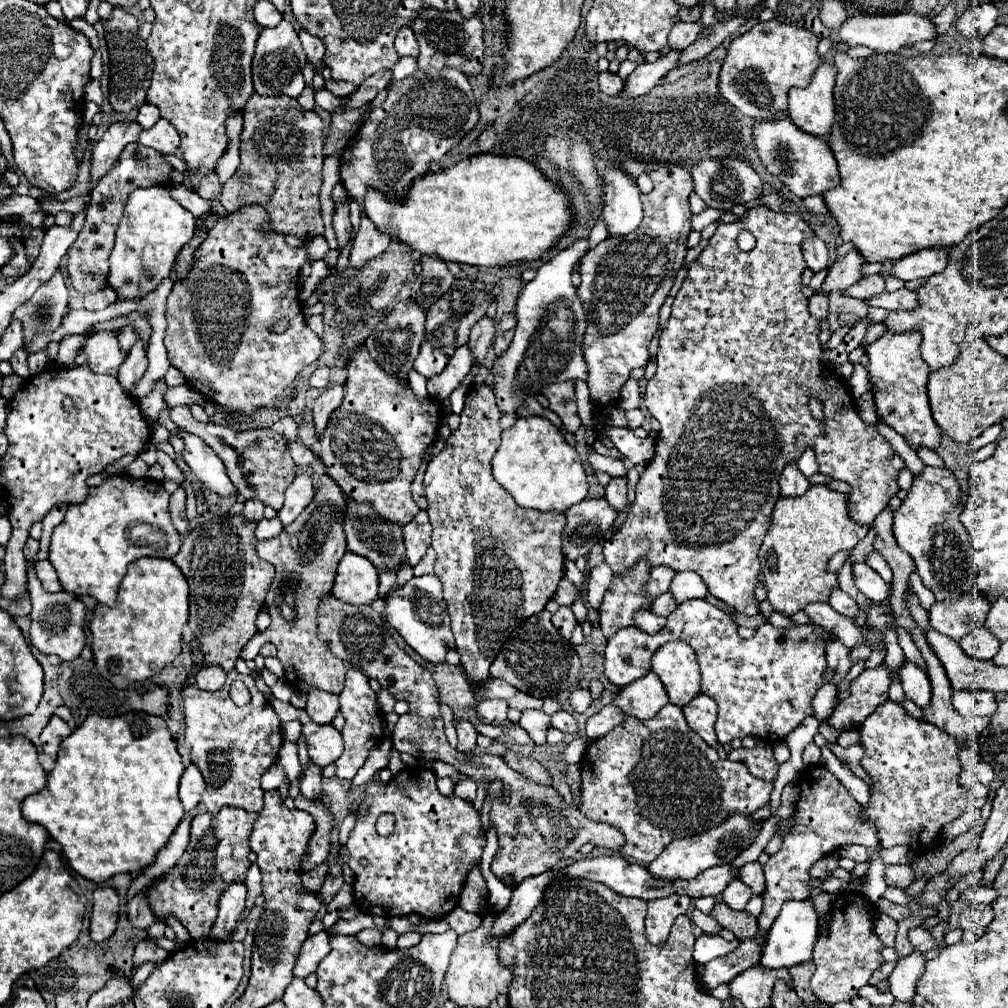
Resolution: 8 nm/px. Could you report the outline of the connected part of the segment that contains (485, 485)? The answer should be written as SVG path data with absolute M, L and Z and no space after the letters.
M473 384L465 396L459 428L451 432L445 448L431 456L423 482L425 498L429 502L427 514L433 524L431 546L437 552L435 574L443 584L443 598L451 616L451 630L455 634L461 668L467 680L485 680L485 676L489 676L489 666L509 638L509 632L513 632L513 622L521 622L545 608L563 578L565 562L561 554L565 516L559 512L521 508L515 504L509 492L505 492L501 484L493 480L491 460L501 442L499 418L501 412L493 400L491 388L487 384Z

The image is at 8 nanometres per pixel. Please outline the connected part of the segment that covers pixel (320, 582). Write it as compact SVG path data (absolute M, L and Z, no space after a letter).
M323 474L317 484L317 494L311 504L301 512L301 516L283 528L277 538L257 542L257 554L275 566L275 578L265 598L269 614L273 618L265 632L258 632L245 645L240 657L253 660L260 651L260 636L265 642L277 646L277 658L283 664L285 680L299 692L325 690L339 694L345 682L345 666L331 648L317 636L317 608L325 596L331 594L337 564L347 552L343 522L347 516L349 496L341 492L339 484L331 476Z

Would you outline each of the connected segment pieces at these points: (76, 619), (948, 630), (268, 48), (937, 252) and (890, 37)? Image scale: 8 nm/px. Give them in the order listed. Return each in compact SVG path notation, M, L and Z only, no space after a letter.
M27 561L28 592L31 596L31 644L41 650L43 654L57 654L61 660L75 660L83 646L85 646L85 632L83 632L83 622L85 622L85 604L71 592L47 592L41 588L41 582L37 580L36 571L31 561Z
M965 594L955 600L935 602L929 610L929 620L937 632L961 640L973 628L985 624L989 604L985 594Z
M281 20L279 26L275 28L263 28L263 32L257 38L255 46L255 56L253 56L253 86L255 92L261 96L291 96L297 98L303 88L303 68L307 64L307 56L301 48L299 36L289 20Z
M933 246L933 248L923 248L917 250L917 254L909 254L903 256L895 262L893 266L893 276L897 276L899 280L907 282L907 280L921 280L921 278L929 278L933 274L939 274L945 270L947 266L947 258L949 258L949 248L947 246Z
M901 12L901 14L855 14L847 22L843 22L839 30L841 42L847 42L849 46L869 46L875 52L897 52L901 46L913 46L921 40L937 40L937 26L927 16L919 16L915 12Z

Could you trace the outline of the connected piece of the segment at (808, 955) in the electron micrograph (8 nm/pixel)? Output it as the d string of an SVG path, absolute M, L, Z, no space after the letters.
M791 900L781 908L781 914L777 916L773 928L769 930L763 956L761 956L761 964L765 968L777 970L777 968L791 968L791 966L809 962L813 958L815 938L817 938L817 914L813 906L807 900L801 900L801 902Z

